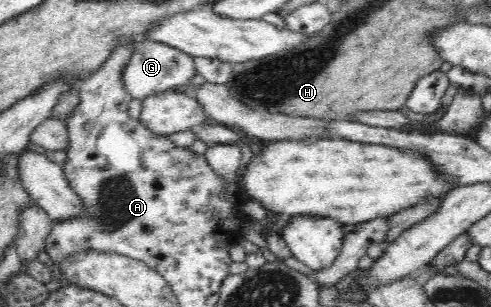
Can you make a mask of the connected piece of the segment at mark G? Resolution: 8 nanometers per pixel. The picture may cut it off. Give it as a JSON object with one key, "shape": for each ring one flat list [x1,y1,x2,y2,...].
{"shape":[[141,38,133,44,133,54,123,70,123,83,133,98,144,100,150,94,180,88,183,84,189,83,195,74,197,68,193,56,164,43]]}

